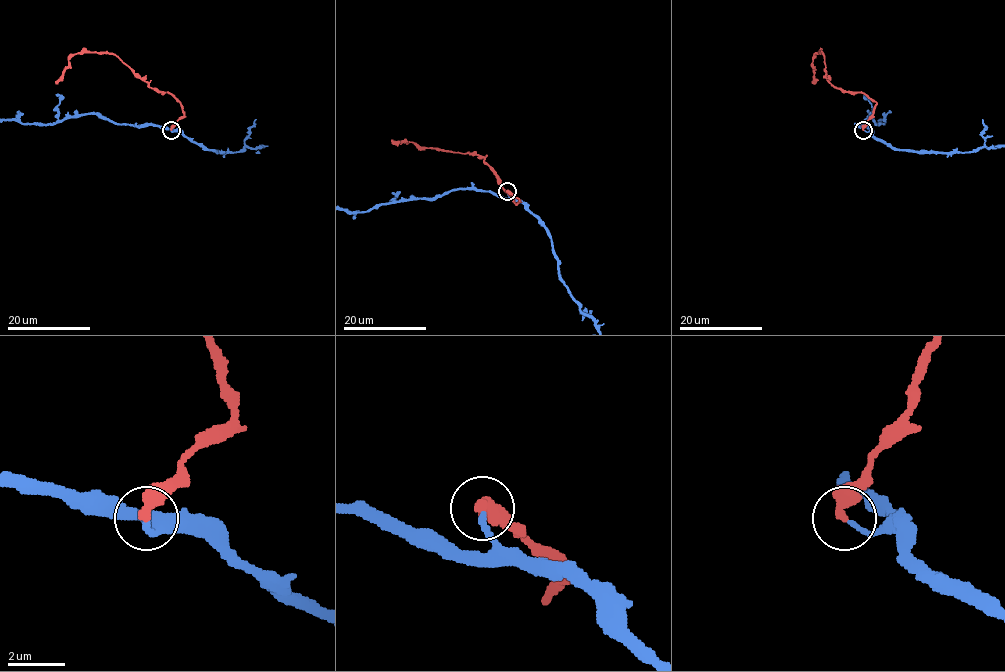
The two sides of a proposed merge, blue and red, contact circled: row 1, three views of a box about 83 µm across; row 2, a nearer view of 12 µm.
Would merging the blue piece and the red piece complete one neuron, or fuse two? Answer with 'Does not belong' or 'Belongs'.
Belongs

